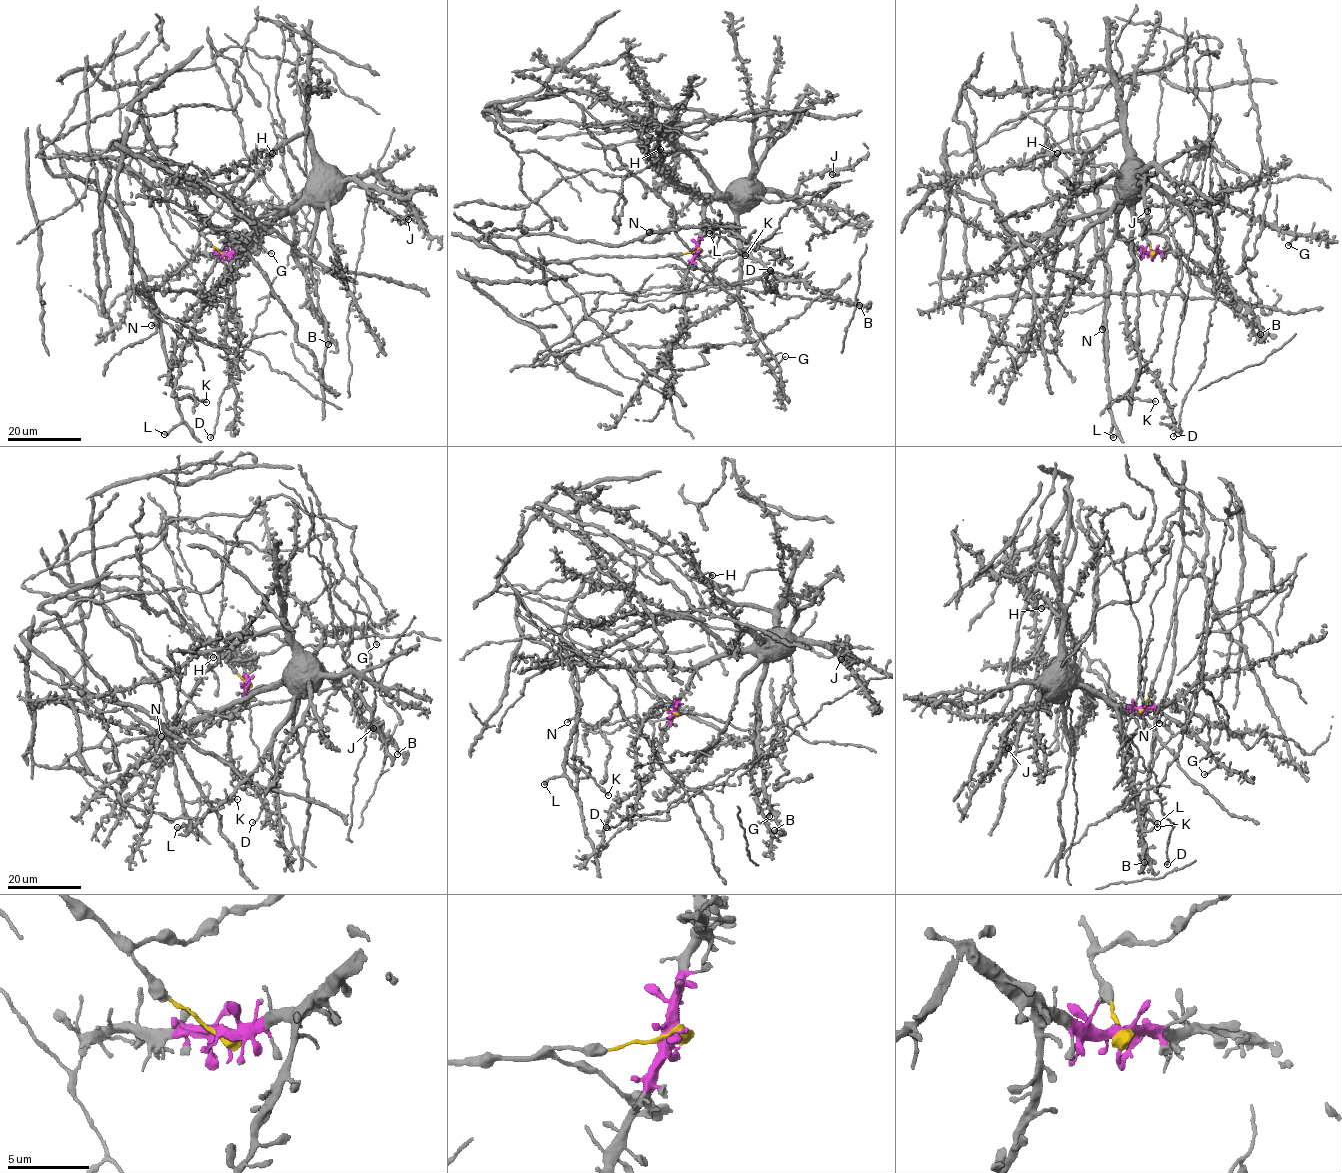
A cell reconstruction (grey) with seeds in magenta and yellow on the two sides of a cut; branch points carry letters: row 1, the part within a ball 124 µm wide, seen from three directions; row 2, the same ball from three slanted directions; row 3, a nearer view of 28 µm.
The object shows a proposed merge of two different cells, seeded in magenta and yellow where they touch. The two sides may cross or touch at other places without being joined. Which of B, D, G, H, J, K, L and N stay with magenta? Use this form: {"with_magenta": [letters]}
{"with_magenta": ["B", "G", "H", "J"]}

